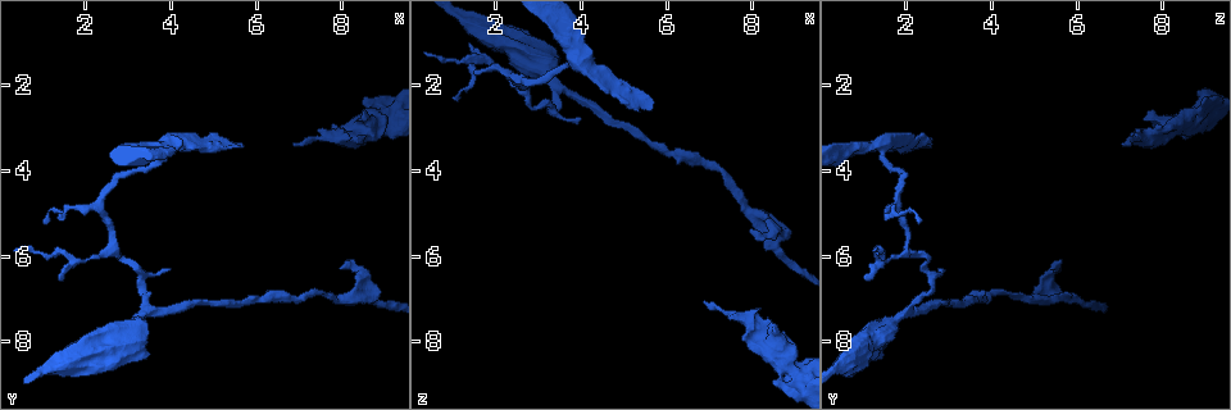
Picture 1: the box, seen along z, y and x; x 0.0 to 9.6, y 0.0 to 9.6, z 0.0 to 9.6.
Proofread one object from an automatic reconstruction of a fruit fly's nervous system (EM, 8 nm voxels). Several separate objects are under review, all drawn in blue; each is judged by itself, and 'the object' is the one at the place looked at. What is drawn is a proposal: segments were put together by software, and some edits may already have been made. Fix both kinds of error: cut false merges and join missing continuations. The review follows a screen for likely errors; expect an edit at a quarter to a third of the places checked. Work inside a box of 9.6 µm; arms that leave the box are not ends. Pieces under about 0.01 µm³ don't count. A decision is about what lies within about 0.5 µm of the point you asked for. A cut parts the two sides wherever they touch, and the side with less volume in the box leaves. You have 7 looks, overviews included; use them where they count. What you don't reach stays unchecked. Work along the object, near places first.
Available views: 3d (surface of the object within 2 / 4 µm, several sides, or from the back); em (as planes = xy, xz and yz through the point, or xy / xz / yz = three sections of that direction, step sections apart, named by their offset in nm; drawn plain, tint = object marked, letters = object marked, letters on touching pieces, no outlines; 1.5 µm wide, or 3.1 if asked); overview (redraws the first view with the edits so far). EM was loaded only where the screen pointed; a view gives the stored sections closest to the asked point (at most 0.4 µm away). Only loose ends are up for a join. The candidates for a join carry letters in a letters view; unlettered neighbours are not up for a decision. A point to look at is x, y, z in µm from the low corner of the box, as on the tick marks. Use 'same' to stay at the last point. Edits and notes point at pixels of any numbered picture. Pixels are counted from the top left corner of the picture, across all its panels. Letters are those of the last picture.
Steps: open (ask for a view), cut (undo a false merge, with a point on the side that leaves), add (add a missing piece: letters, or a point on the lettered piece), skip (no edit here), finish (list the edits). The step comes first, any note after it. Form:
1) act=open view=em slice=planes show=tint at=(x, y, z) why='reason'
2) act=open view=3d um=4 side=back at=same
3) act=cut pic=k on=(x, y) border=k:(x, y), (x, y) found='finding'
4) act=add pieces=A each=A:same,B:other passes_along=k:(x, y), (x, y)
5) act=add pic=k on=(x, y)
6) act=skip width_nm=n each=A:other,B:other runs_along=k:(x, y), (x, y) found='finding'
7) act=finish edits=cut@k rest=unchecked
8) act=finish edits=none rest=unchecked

act=open view=3d um=4 at=(6.90, 3.40, 7.10)

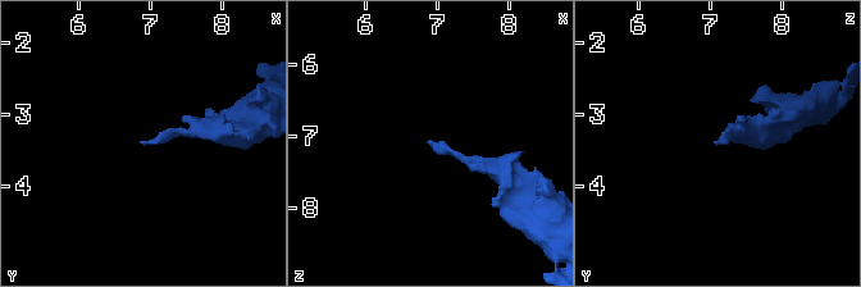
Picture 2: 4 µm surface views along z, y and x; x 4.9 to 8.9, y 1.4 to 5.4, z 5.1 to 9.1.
act=open view=em slice=yz step=4 show=tint at=(6.85, 3.40, 7.10)

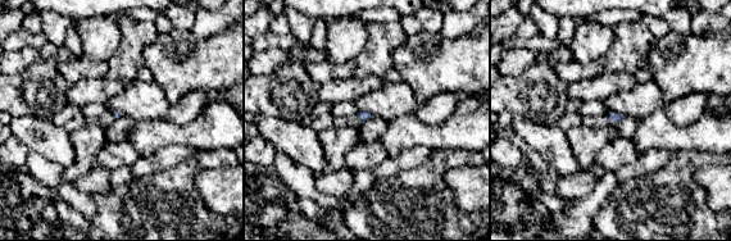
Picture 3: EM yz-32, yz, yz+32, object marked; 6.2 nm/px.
act=open view=em slice=planes show=letters at=same

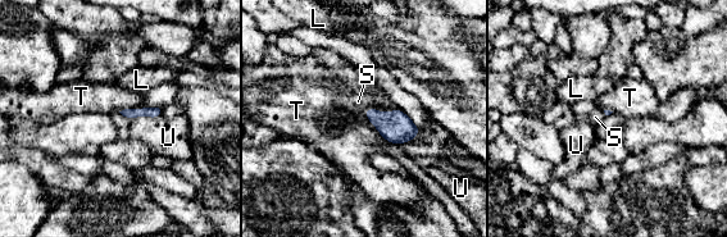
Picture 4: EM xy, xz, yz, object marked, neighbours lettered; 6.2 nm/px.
act=add pic=4 on=(358, 101) longest_contact=S:200nm each=L:other,S:same,T:other,U:other found='it goes on there'

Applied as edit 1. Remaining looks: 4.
act=open view=overview why='see it whole again'

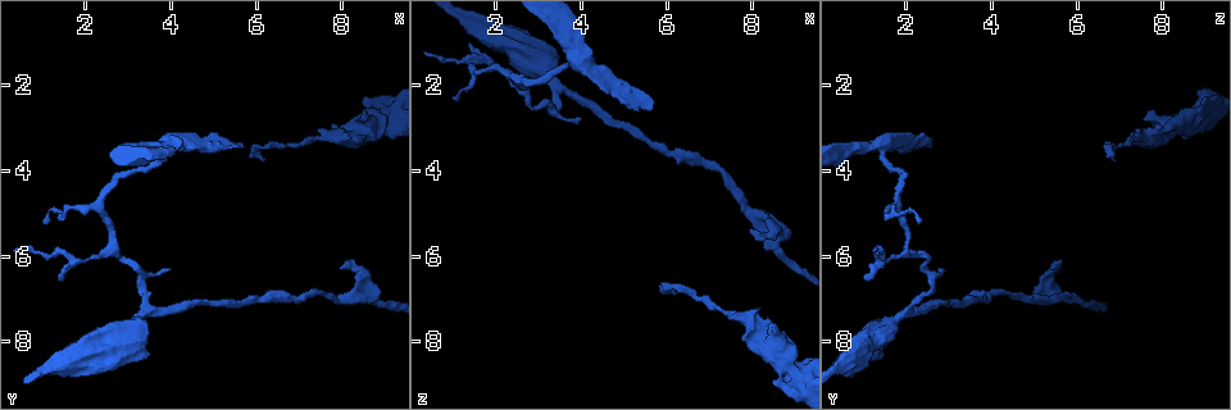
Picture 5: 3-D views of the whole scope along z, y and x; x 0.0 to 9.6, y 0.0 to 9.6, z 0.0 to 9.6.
act=open view=3d um=4 at=(2.65, 5.95, 2.00) why='abrupt turn'

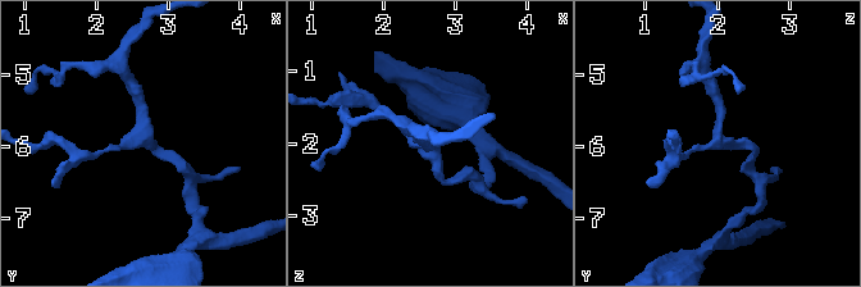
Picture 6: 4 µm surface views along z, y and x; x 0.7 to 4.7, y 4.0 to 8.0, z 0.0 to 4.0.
act=open view=em slice=planes show=letters at=(2.65, 5.95, 2.00) arms=3

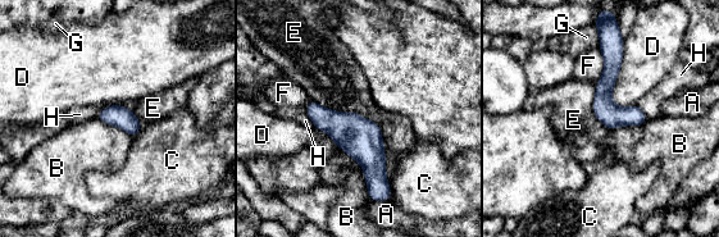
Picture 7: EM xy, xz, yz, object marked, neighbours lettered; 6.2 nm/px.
act=skip width_nm=150 each=A:other,B:other,C:other,D:other,E:other,F:other,G:other,H:other runs_along=7:(312, 105), (373, 162), (373, 196) found='one cell here'

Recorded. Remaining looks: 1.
act=finish edits=add@4 rest=unchecked

